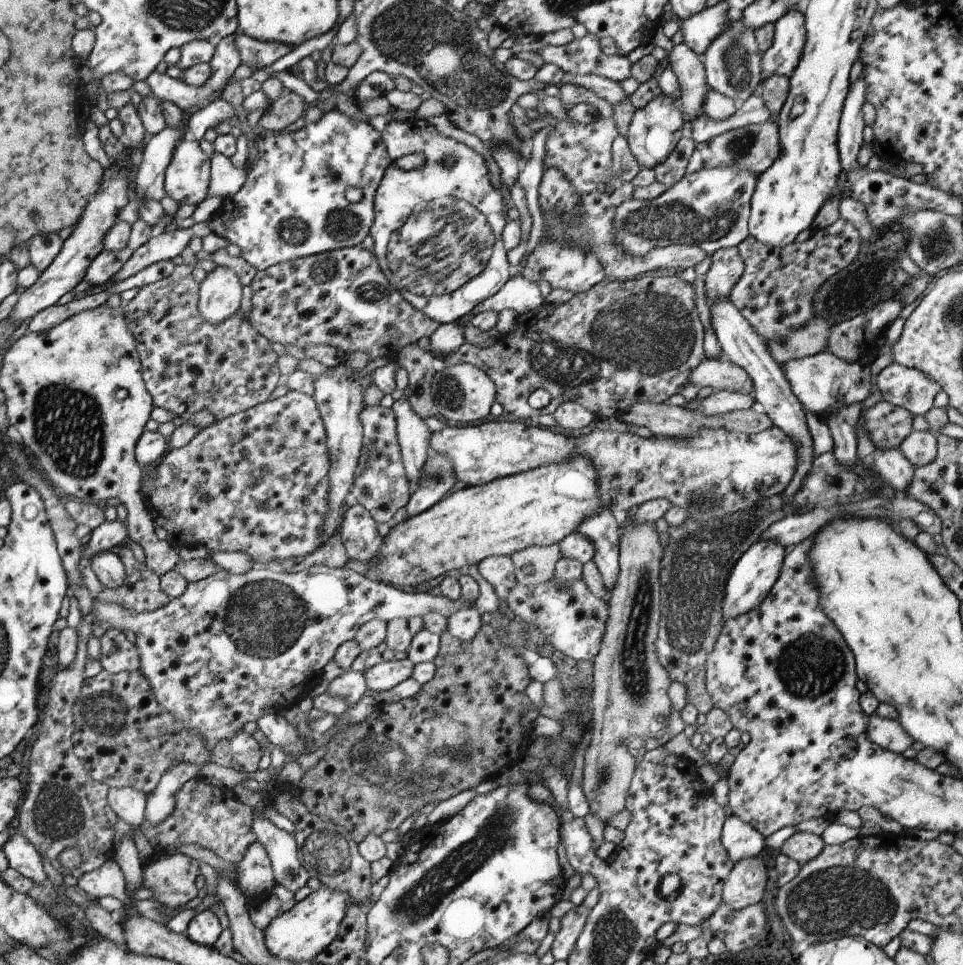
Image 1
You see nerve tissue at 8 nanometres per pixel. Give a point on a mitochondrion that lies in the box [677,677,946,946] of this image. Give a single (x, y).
(840, 898)

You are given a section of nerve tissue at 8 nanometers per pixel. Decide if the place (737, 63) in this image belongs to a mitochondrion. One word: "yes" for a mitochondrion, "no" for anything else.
yes

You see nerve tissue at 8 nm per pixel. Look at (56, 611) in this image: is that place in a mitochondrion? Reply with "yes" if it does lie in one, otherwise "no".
no

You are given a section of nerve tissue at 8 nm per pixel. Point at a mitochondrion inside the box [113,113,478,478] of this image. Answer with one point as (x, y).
(339, 224)

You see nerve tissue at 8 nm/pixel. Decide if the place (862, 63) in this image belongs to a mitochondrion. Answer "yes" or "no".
no

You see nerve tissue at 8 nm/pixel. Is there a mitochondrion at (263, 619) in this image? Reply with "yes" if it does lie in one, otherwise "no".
yes

